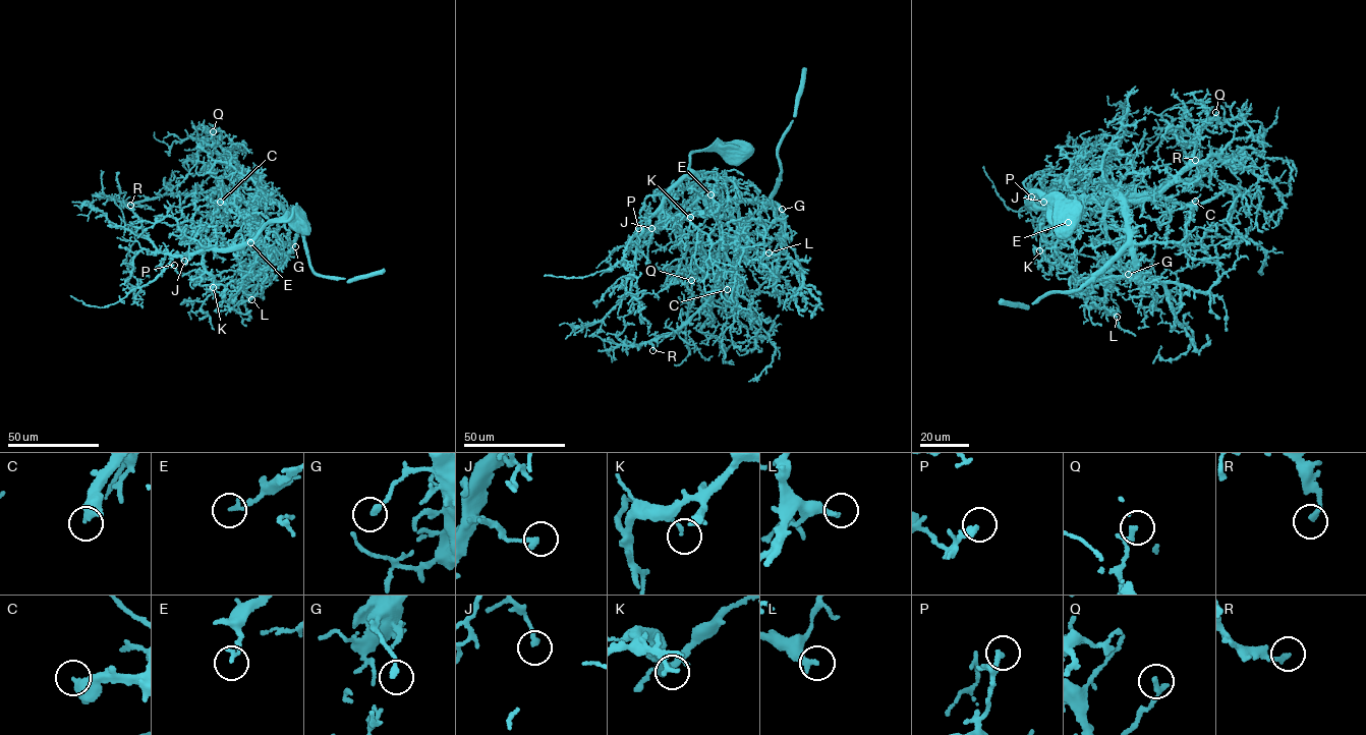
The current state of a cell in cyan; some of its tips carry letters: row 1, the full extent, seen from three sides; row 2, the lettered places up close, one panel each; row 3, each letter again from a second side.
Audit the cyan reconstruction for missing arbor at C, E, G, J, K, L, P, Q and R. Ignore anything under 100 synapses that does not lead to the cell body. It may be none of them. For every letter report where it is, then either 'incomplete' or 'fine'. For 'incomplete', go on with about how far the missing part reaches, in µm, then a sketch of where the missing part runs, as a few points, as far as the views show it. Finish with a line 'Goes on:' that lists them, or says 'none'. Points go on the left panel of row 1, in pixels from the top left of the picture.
C: (220, 202) | incomplete | 25 µm | (220, 202), (207, 209), (201, 219), (187, 217)
E: (250, 242) | fine
G: (295, 246) | fine
J: (184, 261) | fine
K: (213, 287) | fine
L: (251, 299) | fine
P: (174, 265) | fine
Q: (213, 131) | fine
R: (130, 205) | fine
Goes on: C

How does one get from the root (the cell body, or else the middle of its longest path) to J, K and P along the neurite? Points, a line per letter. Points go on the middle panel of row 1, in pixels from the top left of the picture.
J: (740, 153), (744, 151), (717, 147), (693, 152), (690, 173), (674, 183), (647, 220), (645, 226), (651, 228)
K: (740, 153), (744, 151), (717, 147), (691, 154), (690, 173), (674, 183), (663, 206), (670, 218), (690, 217)
P: (740, 153), (744, 151), (717, 147), (693, 152), (690, 156), (690, 173), (674, 183), (638, 236), (638, 228)

